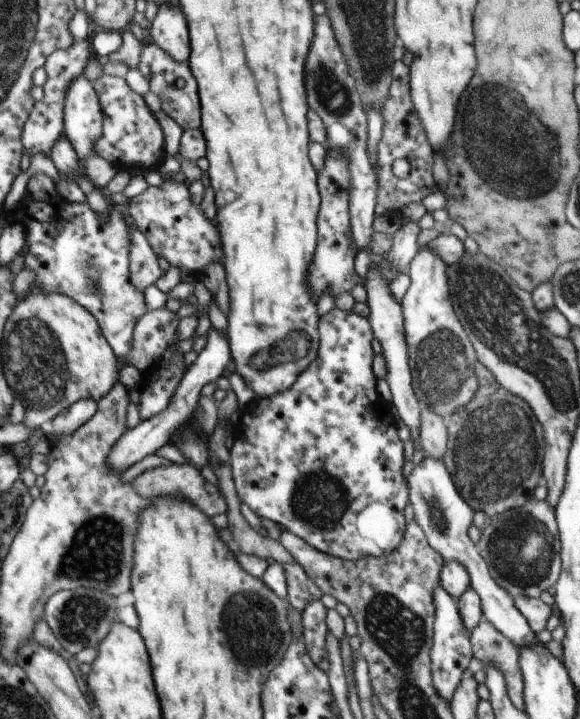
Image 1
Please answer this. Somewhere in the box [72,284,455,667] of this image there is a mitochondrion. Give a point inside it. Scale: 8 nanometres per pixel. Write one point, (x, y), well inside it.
(319, 502)

